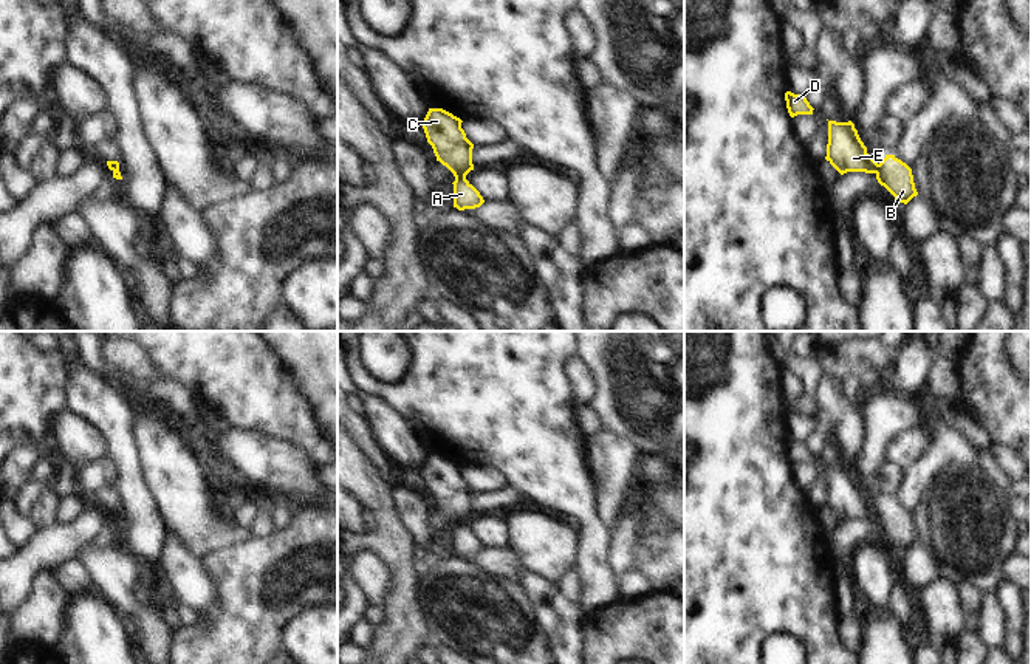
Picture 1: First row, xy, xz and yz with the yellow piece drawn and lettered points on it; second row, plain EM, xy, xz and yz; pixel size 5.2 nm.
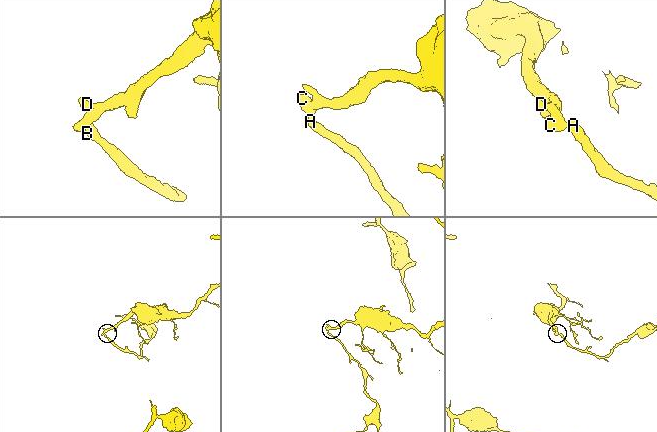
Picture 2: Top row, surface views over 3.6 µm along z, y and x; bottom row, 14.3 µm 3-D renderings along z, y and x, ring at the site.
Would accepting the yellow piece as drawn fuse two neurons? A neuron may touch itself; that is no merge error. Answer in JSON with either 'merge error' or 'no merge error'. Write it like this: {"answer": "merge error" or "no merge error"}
{"answer": "merge error"}

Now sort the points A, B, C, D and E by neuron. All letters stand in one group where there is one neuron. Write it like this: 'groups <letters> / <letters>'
groups A B / C D E

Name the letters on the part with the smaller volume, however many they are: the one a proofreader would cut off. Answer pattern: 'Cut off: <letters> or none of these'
Cut off: A, B

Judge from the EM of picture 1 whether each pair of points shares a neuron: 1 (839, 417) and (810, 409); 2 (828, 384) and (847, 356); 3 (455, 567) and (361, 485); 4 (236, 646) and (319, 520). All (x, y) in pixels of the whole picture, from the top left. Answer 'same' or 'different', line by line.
1: different
2: different
3: different
4: same

